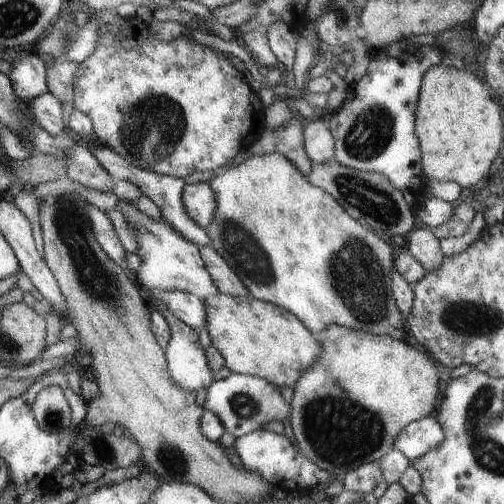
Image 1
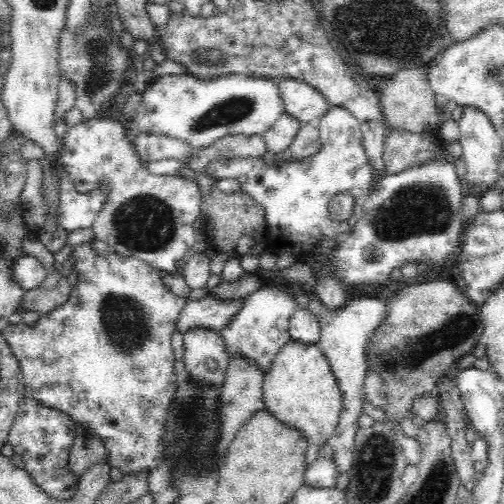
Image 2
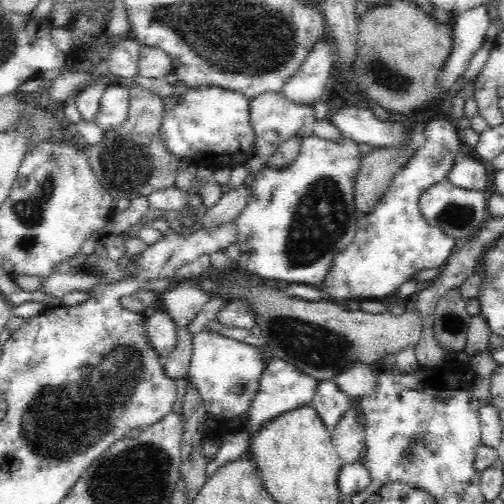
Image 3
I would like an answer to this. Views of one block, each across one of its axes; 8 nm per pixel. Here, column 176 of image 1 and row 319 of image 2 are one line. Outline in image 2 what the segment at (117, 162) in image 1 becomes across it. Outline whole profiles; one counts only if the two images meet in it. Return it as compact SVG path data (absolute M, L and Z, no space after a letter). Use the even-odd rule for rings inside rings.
M212 294L194 302L186 302L184 310L178 316L178 330L182 334L194 328L208 328L222 332L222 328L226 328L234 320L234 316L242 310L242 306L244 300L222 302Z

